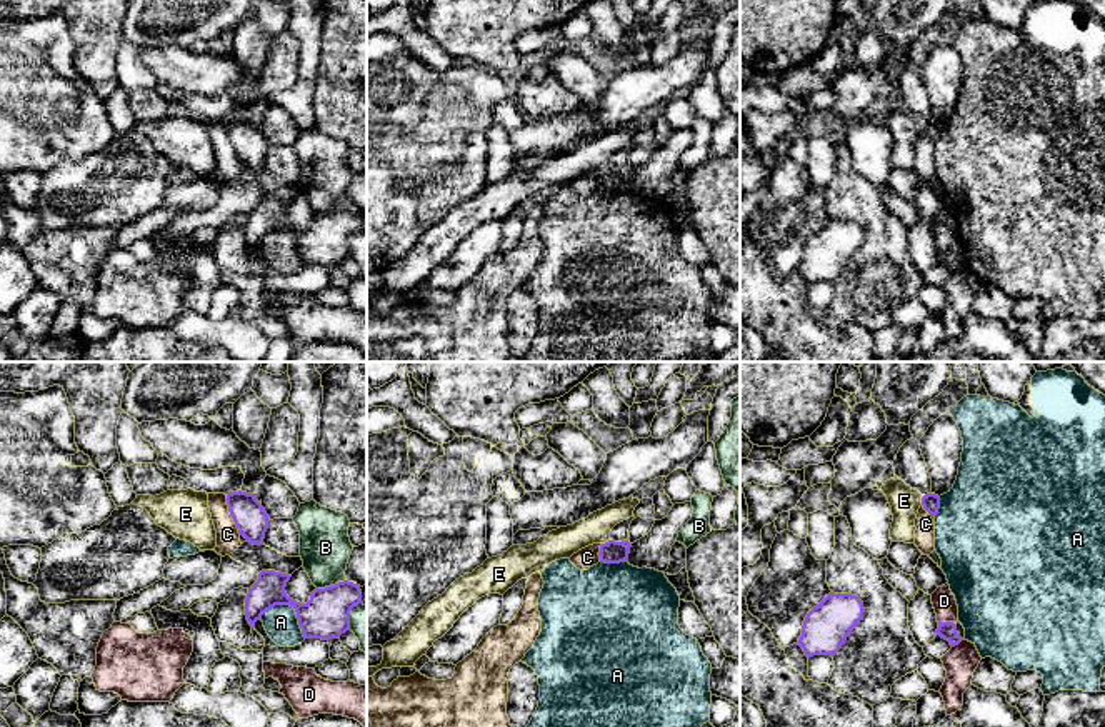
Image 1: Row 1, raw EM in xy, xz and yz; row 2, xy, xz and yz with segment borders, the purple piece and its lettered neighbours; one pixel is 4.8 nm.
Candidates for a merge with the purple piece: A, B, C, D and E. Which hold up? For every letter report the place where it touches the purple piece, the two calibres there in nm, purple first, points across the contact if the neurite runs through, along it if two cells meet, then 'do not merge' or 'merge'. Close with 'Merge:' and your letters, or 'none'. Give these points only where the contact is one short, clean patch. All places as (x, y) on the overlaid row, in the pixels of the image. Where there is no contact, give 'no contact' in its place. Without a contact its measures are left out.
A: meets purple in xy at (292, 606); 220 nm thick on the purple side, 160 nm on the other; do not merge
B: meets purple in xy at (330, 586); 220 nm thick on the purple side, 240 nm on the other; do not merge
C: meets purple in xy at (230, 514); 160 nm thick on the purple side, 110 nm on the other; border along xy (225, 496), (229, 514), (240, 534); do not merge
D: meets purple in yz at (947, 622); 90 nm thick on the purple side, 110 nm on the other; do not merge
E: meets purple in yz at (922, 501); 90 nm thick on the purple side, 140 nm on the other; border along yz (924, 496), (920, 504); do not merge
Merge: none

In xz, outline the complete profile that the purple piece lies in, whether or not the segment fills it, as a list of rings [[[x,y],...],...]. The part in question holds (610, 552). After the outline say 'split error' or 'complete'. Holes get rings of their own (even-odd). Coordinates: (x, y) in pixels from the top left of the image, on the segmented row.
[[[608,540],[600,545],[600,552],[598,552],[600,562],[605,562],[605,564],[627,562],[630,547],[632,544],[628,540],[623,540],[623,542]]]; complete

